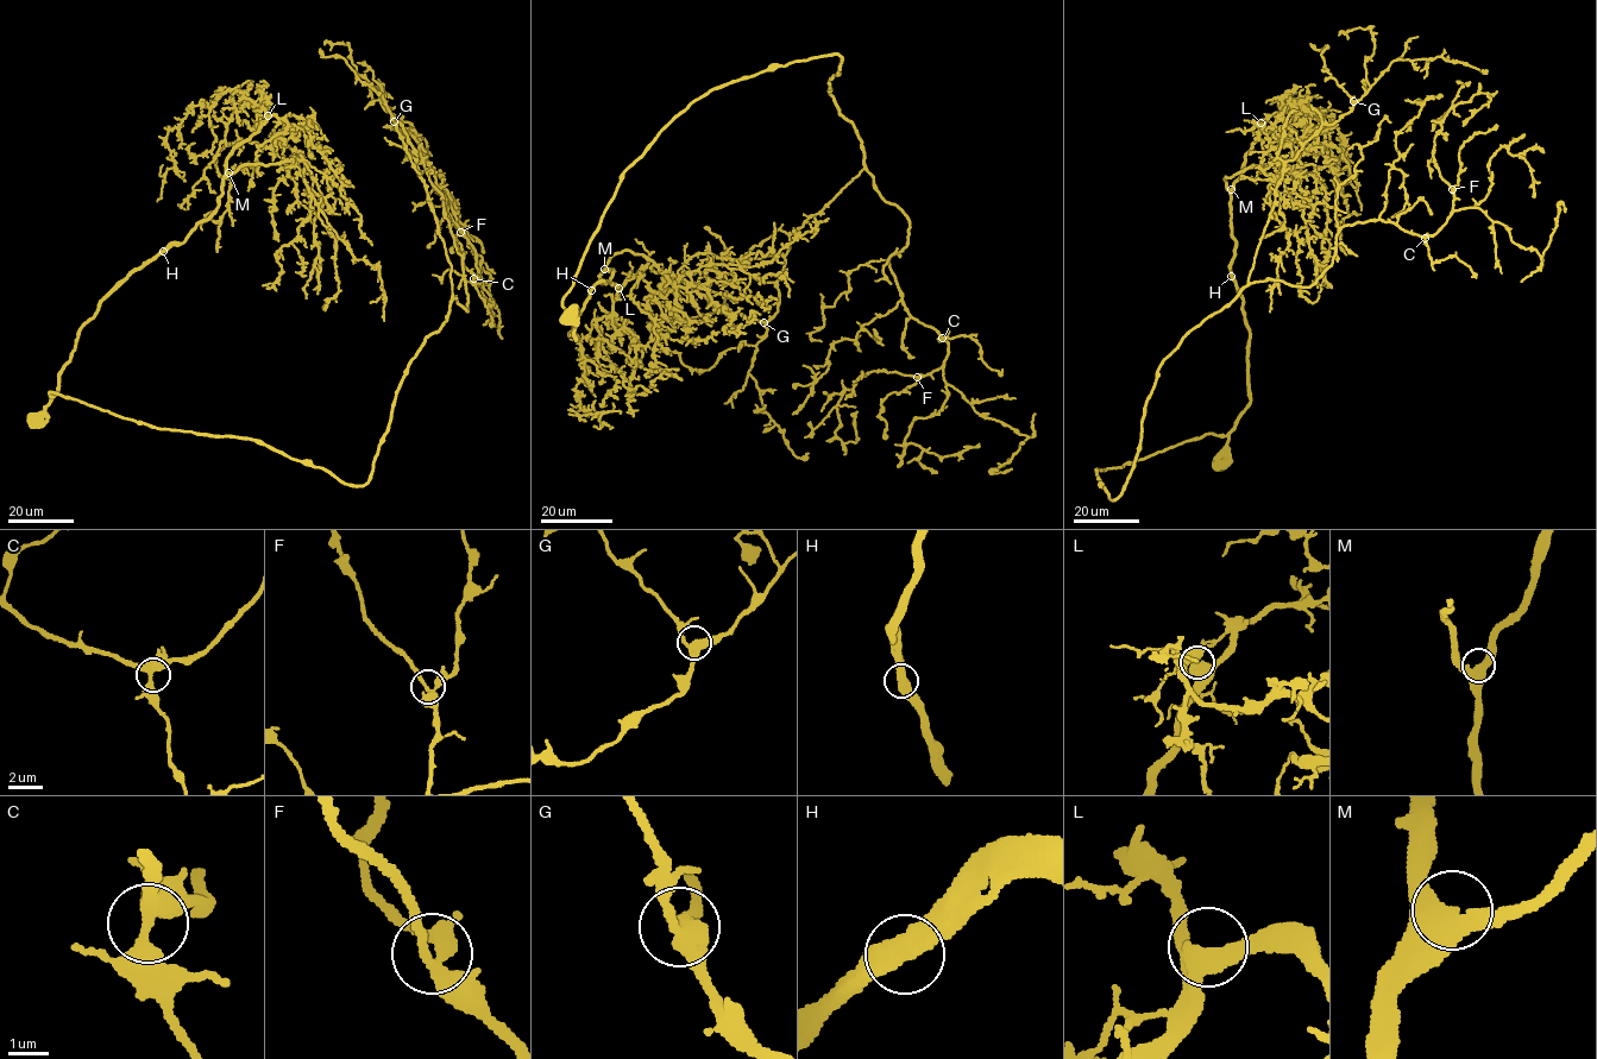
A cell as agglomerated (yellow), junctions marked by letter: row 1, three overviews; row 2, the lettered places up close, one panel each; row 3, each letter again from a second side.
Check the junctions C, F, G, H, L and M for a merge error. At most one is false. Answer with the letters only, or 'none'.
none

